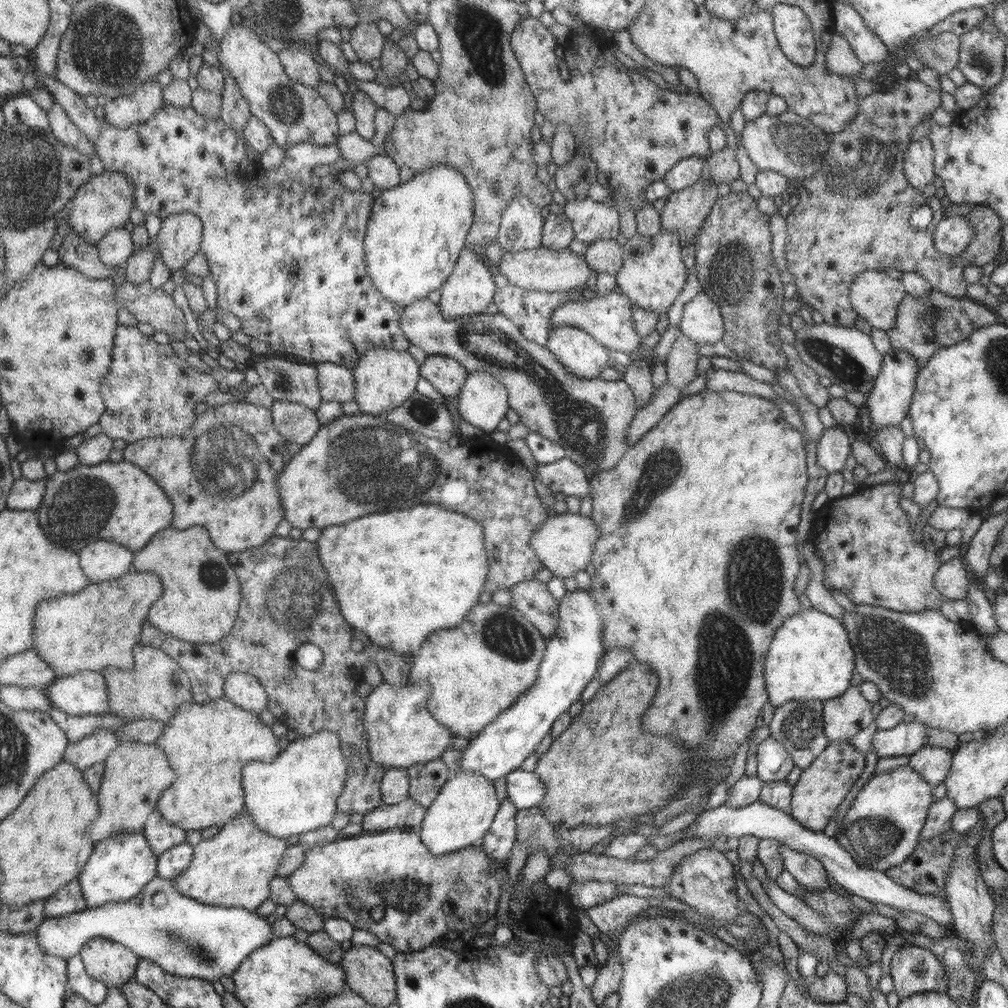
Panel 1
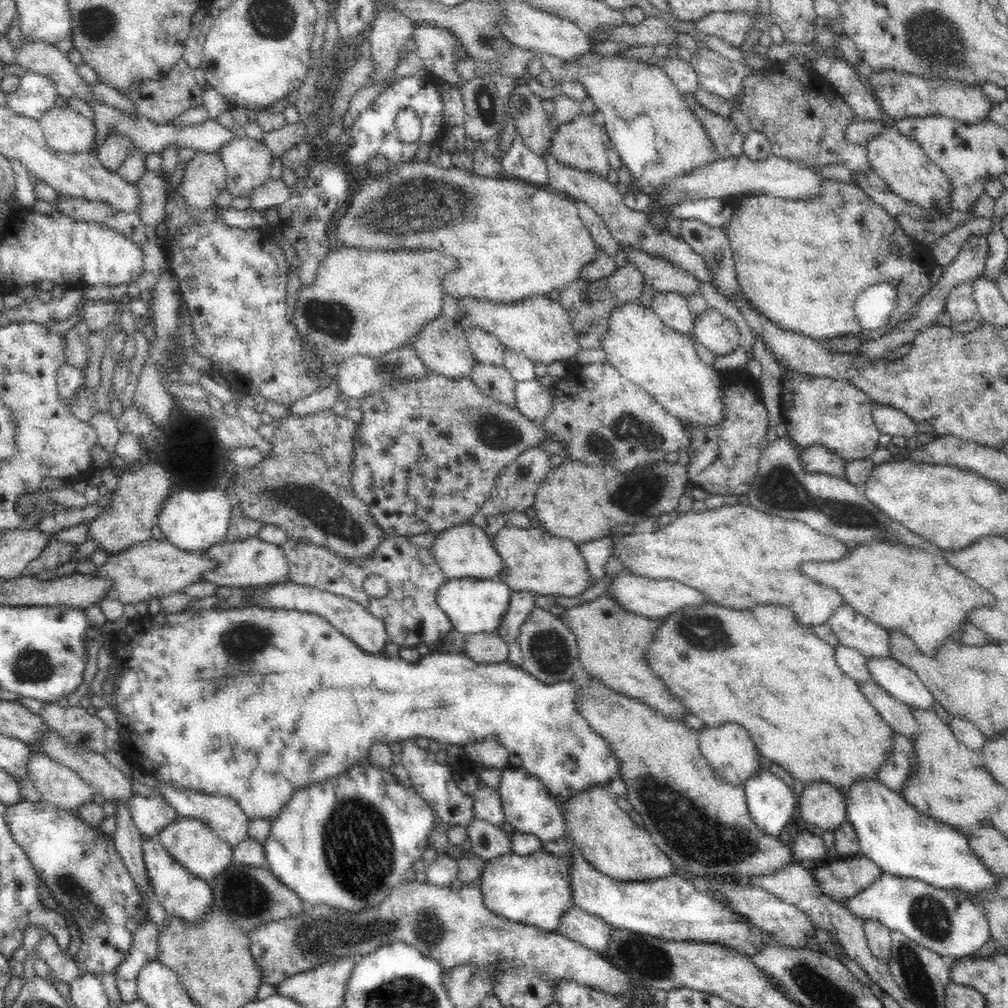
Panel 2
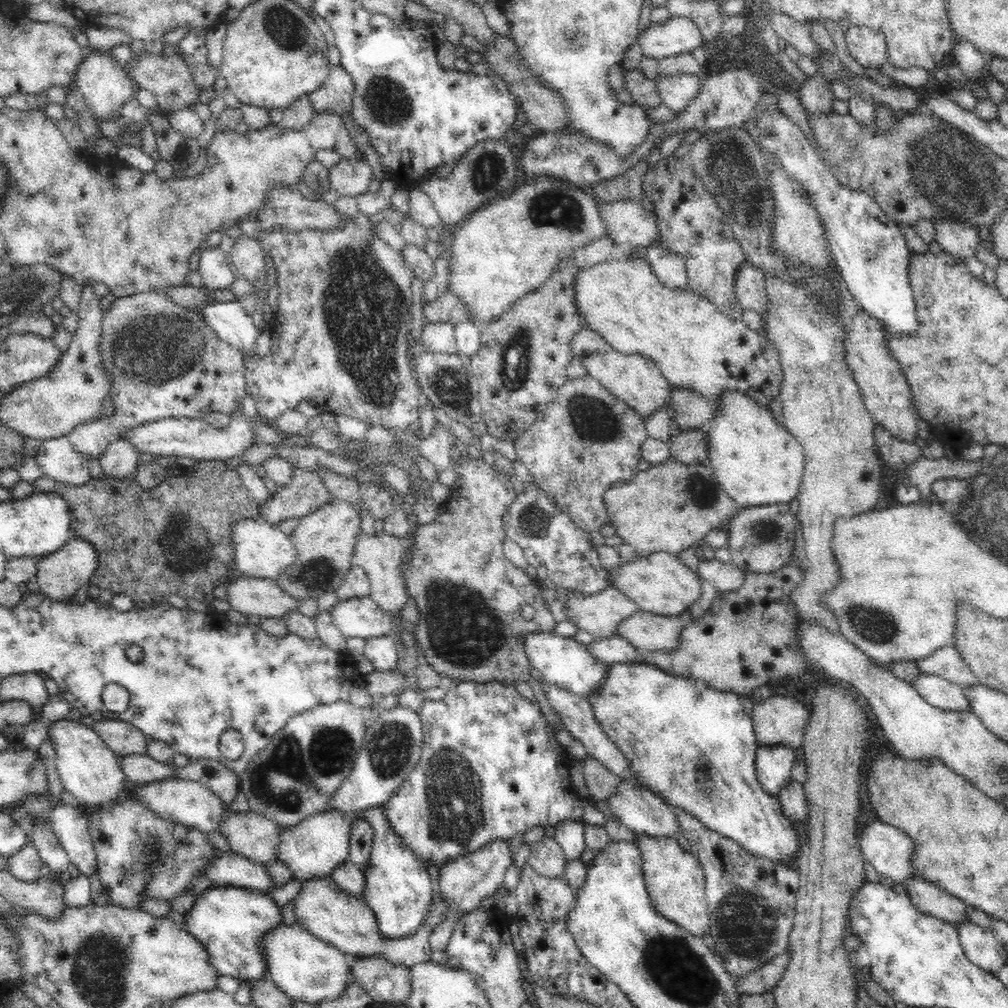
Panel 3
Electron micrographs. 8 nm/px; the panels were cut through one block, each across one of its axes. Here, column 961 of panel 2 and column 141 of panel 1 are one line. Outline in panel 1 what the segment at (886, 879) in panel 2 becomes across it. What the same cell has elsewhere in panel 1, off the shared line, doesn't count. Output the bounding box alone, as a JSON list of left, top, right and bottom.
[34,876,274,982]

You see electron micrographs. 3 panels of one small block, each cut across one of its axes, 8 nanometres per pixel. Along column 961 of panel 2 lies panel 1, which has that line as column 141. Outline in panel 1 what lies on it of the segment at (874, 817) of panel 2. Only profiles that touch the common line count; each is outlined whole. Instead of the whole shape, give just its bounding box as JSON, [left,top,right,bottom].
[77,833,157,908]

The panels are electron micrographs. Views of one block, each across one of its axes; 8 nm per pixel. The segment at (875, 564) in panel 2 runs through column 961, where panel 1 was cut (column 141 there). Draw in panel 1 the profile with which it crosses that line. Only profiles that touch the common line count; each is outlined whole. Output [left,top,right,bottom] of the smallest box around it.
[32,570,165,678]

